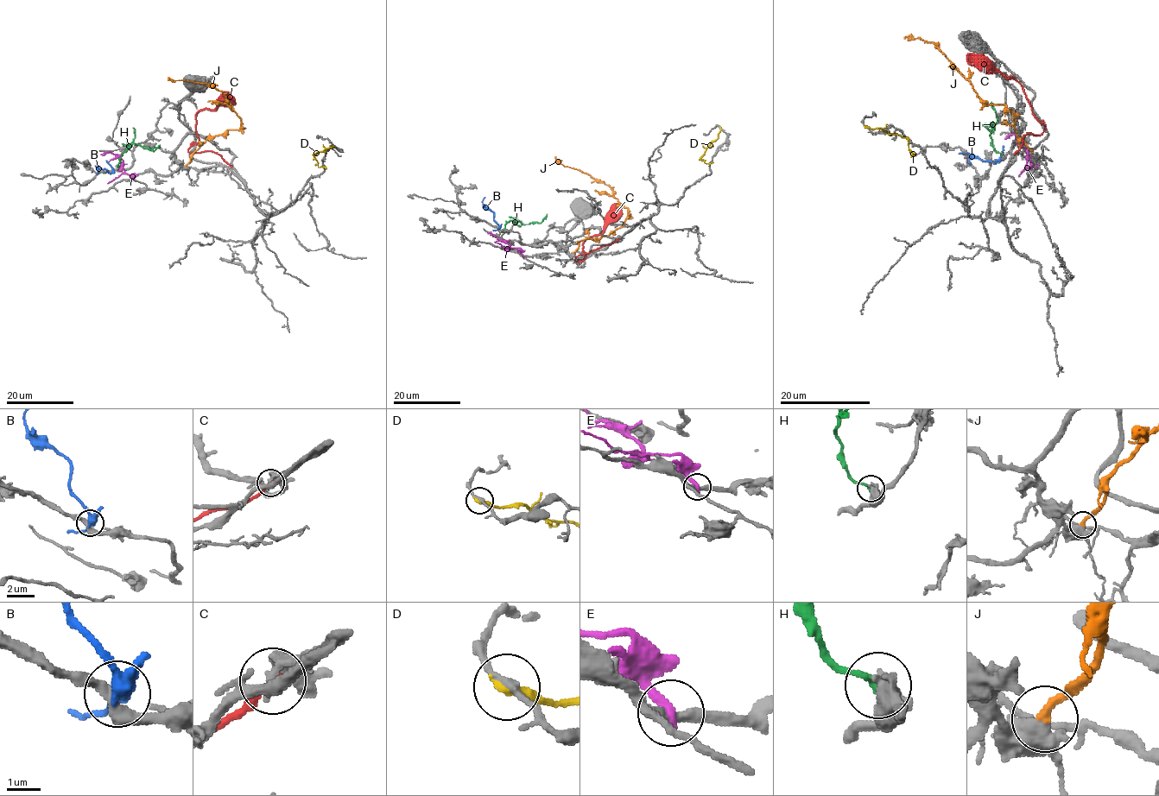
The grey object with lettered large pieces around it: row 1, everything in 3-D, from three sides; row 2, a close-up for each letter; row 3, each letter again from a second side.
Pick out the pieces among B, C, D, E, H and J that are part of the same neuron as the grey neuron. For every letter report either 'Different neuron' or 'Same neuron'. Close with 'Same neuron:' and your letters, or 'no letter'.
B: Different neuron
C: Different neuron
D: Different neuron
E: Different neuron
H: Different neuron
J: Same neuron
Same neuron: J

